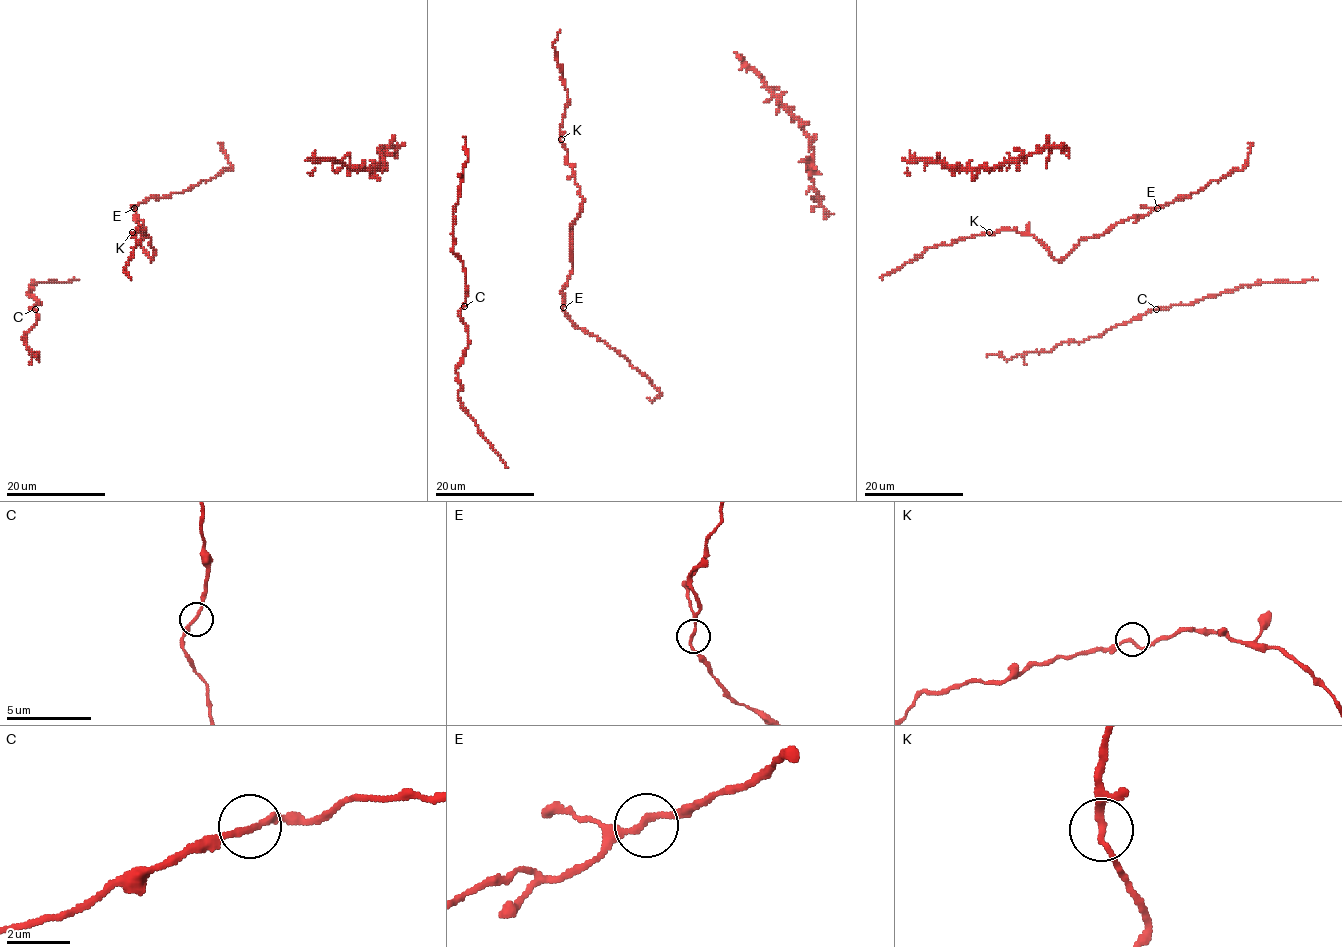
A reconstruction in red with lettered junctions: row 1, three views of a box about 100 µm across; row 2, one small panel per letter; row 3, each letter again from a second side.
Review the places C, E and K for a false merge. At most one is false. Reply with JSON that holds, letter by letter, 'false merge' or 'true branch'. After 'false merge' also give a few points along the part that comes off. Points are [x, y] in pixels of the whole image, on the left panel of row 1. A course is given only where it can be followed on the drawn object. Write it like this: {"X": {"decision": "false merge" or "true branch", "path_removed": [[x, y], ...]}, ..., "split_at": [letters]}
{"C": {"decision": "true branch"}, "E": {"decision": "true branch"}, "K": {"decision": "true branch"}, "split_at": []}

